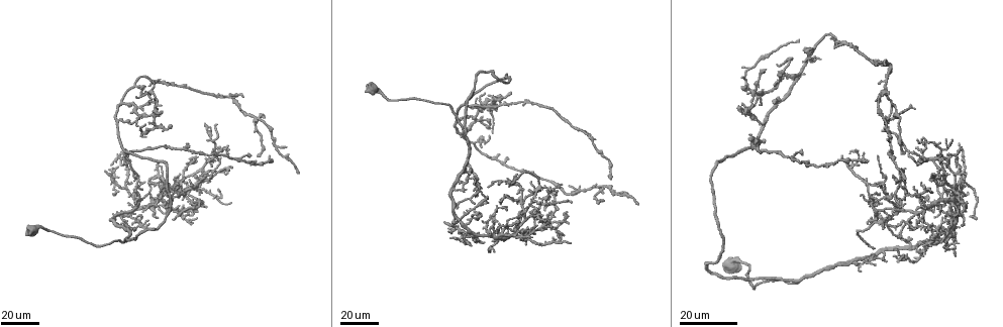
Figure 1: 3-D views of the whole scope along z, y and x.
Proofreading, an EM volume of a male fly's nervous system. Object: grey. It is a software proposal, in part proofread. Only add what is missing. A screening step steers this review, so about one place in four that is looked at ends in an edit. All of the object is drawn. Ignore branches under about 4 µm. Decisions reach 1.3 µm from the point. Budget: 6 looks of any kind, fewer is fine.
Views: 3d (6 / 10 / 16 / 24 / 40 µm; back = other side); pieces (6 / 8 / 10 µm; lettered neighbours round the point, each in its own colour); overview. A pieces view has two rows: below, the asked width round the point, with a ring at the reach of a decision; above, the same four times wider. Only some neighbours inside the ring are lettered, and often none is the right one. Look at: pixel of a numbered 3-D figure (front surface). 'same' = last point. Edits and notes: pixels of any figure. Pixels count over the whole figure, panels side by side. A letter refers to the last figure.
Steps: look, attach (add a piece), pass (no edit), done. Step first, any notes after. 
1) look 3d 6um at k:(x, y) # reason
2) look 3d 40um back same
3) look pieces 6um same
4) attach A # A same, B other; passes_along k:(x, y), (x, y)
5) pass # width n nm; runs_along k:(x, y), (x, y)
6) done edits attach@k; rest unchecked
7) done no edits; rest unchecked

look 3d 40um at 1:(530, 237) # thin end

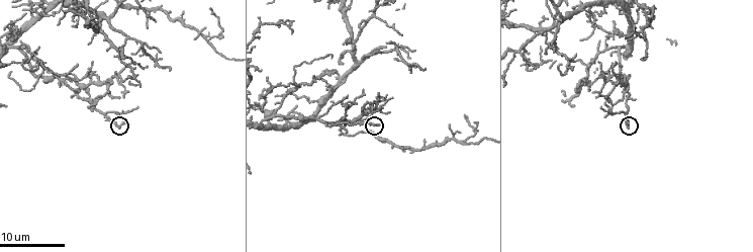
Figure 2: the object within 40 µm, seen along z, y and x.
look pieces 6um at 2:(125, 123)

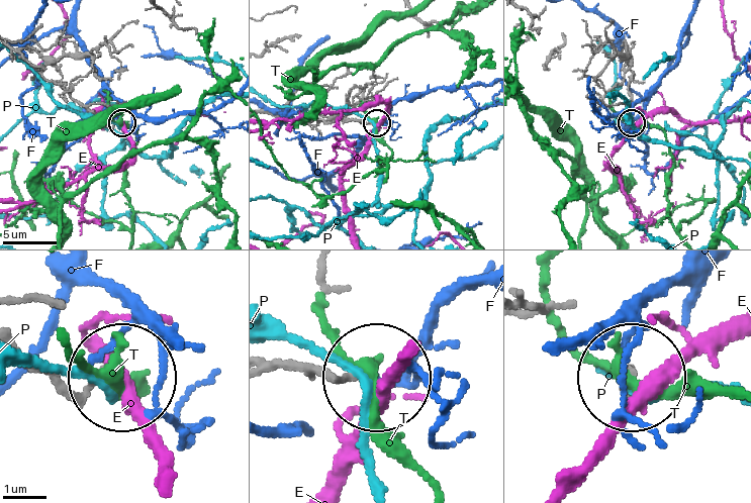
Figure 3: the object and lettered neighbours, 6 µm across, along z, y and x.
pass # E other, F other, P other, T other; runs_along 3:(266, 367), (371, 378); none of them fits

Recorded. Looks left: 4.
look 3d 16um at 2:(425, 68) # tapers out

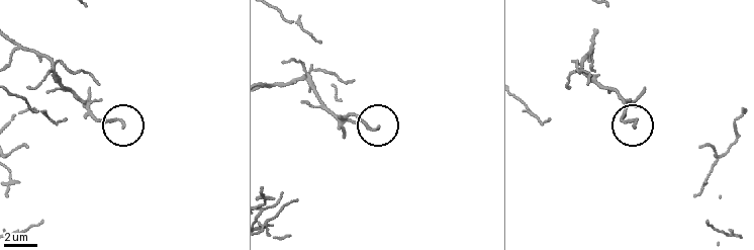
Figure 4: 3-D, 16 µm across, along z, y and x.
look pieces 8um at 4:(123, 125)

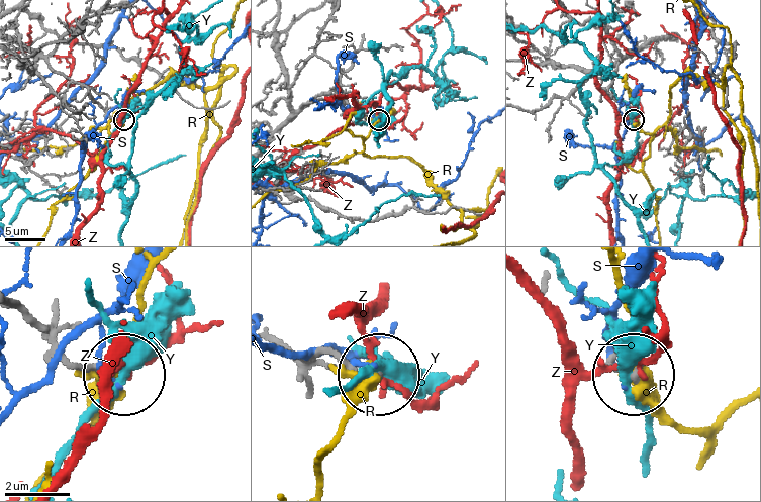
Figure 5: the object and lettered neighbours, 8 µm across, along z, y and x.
pass # R other, S other, Y other, Z other; runs_along 5:(13, 303), (78, 363), (124, 371); none of them fits

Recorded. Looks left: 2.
look 3d 40um at 1:(935, 175) # end of a long branch

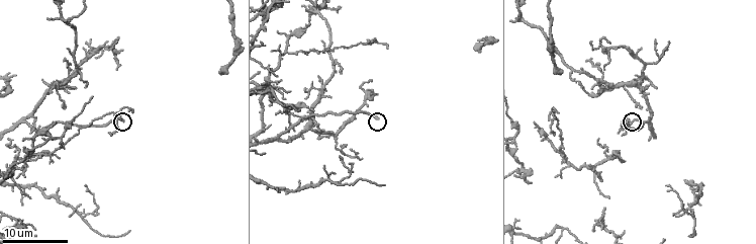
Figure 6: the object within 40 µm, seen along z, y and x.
look pieces 10um at 6:(122, 119)

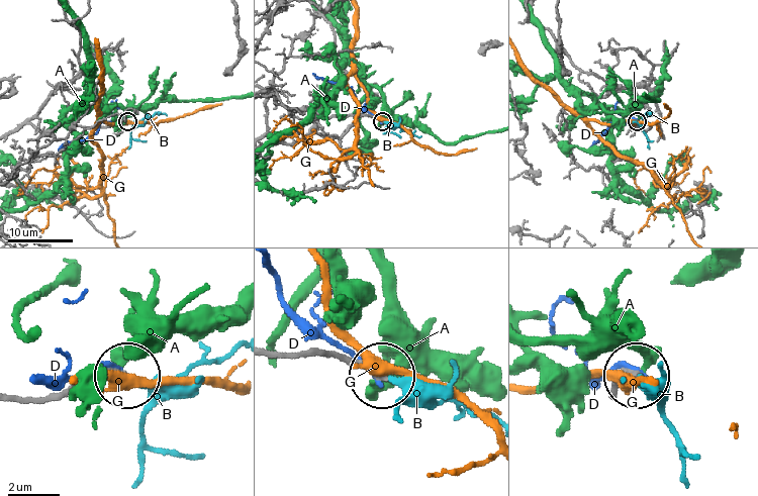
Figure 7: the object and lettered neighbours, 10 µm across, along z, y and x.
attach B # A other, B same, D other, G other; passes_along 7:(366, 115), (420, 136); the neuron continues

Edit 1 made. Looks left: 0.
done edits attach@7; rest unchecked

